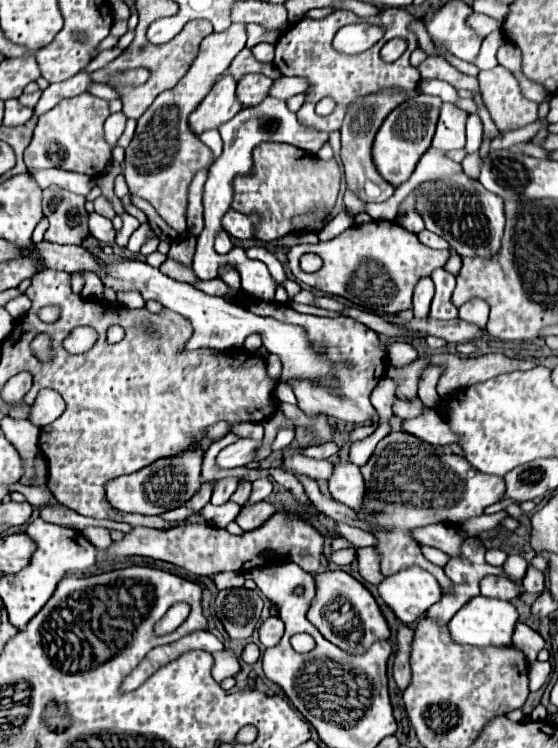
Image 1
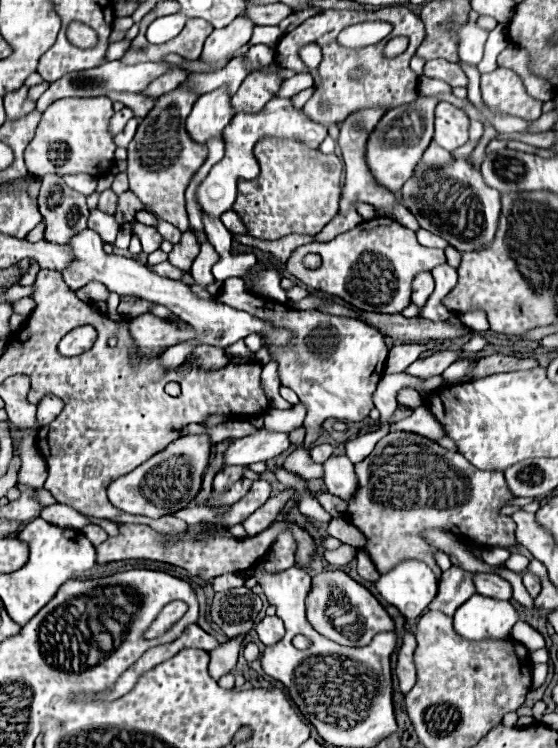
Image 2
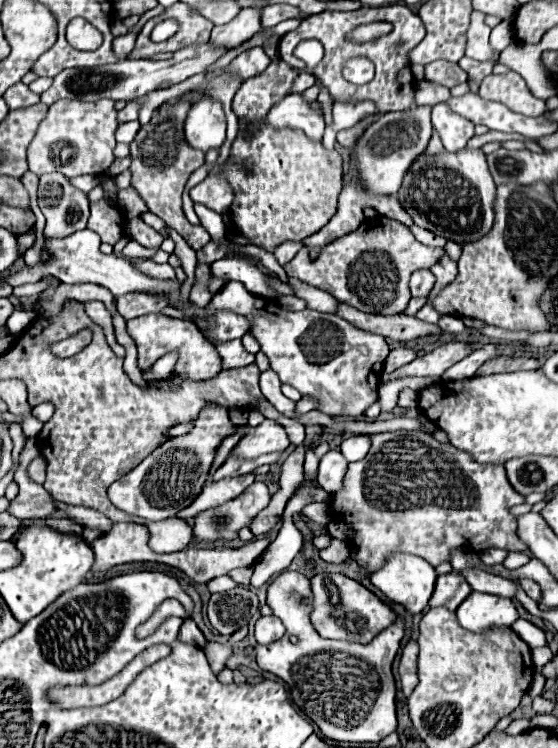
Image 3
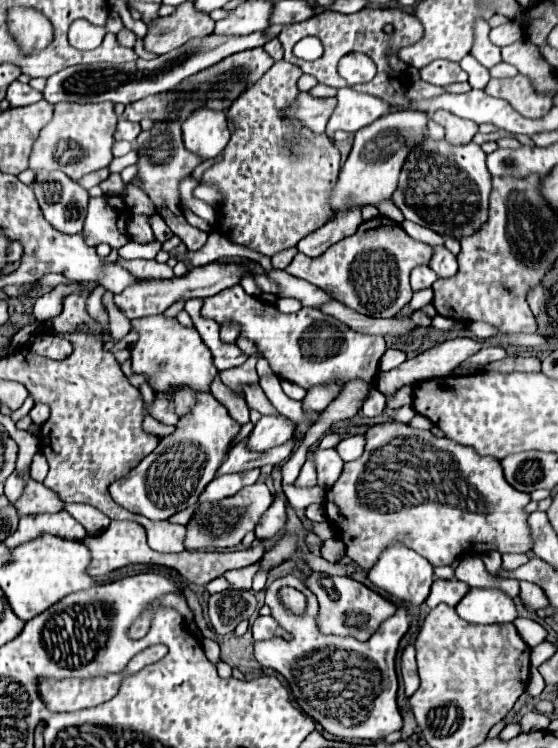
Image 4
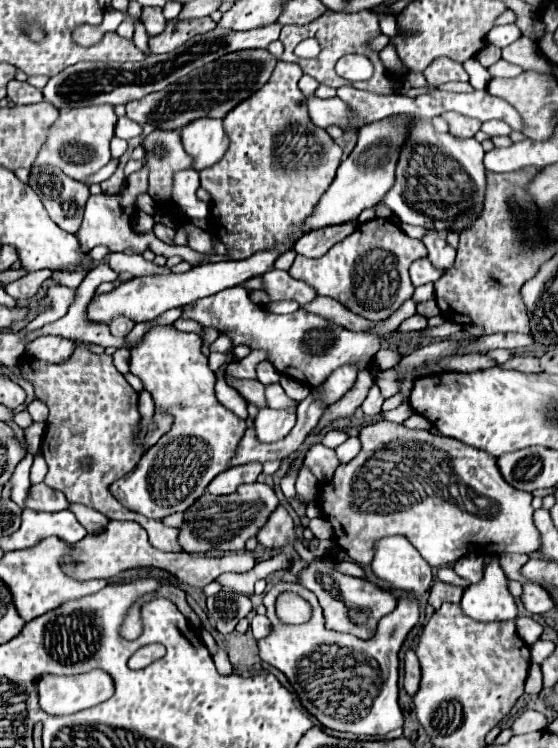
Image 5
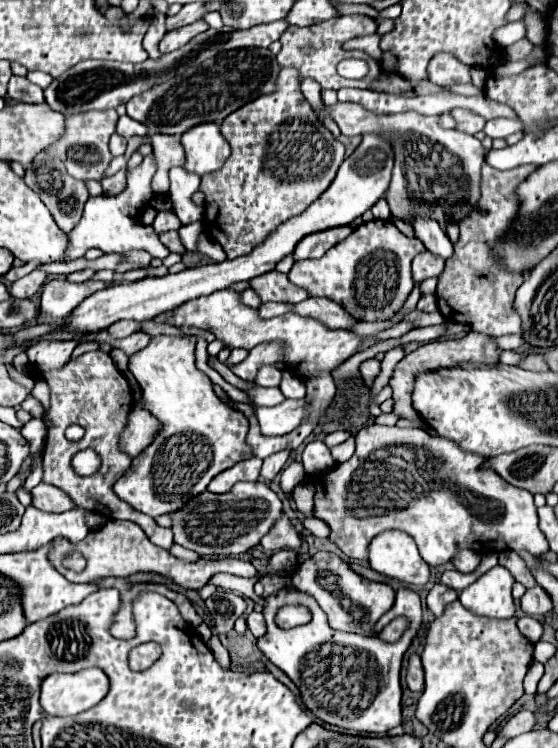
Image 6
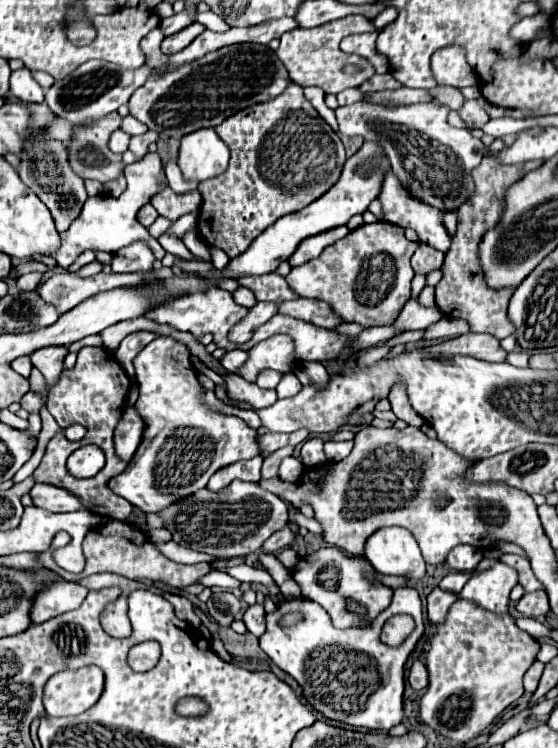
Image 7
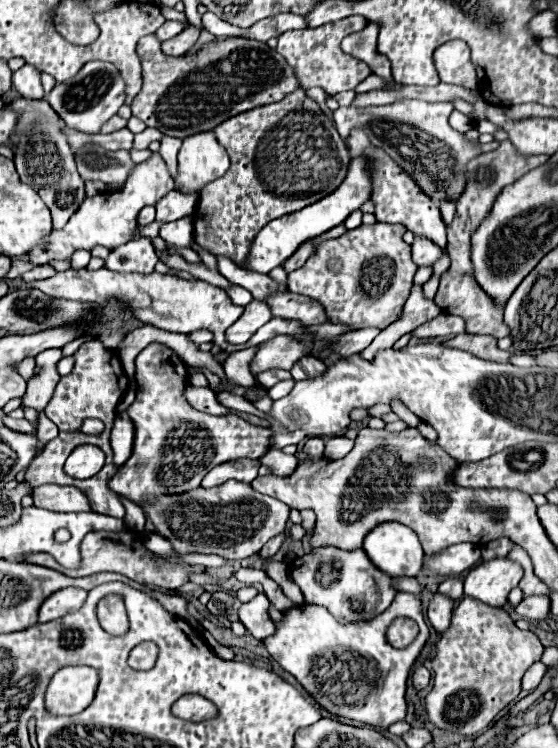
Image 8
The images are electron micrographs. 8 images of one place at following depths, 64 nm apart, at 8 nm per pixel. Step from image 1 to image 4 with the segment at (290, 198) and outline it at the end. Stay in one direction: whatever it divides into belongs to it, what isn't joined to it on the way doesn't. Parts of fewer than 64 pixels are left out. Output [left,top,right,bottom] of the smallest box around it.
[202,60,340,256]

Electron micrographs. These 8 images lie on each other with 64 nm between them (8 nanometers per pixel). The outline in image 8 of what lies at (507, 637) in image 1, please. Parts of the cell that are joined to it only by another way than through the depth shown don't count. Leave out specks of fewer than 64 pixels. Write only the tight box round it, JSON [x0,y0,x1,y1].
[464,556,524,608]

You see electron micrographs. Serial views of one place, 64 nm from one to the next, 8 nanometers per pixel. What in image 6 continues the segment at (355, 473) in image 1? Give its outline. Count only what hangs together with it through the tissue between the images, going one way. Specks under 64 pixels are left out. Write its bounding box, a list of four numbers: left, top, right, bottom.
[302,440,336,474]

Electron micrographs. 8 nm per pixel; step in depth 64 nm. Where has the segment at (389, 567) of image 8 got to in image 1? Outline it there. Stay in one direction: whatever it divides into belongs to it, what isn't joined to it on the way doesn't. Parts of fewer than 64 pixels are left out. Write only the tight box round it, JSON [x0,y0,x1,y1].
[378,566,442,624]

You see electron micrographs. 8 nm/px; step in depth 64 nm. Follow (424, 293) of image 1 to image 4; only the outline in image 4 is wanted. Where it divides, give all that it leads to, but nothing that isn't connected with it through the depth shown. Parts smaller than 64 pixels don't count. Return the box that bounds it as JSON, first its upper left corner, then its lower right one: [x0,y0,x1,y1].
[410,264,438,290]

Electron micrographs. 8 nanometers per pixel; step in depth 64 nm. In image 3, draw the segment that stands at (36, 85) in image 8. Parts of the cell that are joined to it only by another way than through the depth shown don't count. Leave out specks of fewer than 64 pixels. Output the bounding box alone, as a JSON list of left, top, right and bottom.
[4,82,40,110]

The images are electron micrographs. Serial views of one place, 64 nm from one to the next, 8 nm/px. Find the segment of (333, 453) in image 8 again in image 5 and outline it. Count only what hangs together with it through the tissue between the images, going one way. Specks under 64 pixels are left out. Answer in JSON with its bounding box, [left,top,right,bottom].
[336,437,360,462]

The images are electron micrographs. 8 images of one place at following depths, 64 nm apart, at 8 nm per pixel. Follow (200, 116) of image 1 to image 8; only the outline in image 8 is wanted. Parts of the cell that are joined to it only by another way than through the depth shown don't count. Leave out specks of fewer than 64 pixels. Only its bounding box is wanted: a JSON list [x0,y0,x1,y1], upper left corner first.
[178,132,230,194]

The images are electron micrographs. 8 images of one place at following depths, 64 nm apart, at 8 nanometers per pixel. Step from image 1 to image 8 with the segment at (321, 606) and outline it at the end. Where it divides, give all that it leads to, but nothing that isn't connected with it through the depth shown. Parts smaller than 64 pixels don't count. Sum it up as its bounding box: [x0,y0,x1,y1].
[292,546,394,622]

